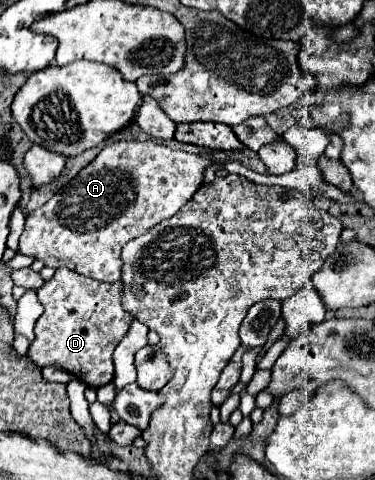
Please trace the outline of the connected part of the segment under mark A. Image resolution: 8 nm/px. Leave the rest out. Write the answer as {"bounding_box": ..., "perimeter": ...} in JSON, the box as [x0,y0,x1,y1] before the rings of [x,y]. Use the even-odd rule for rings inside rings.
{"bounding_box":[20,141,222,283],"perimeter":[[[154,141],[108,143],[98,157],[42,209],[36,209],[26,217],[20,253],[34,255],[48,267],[68,267],[92,279],[116,283],[122,277],[122,247],[130,239],[178,213],[204,183],[204,171],[214,163],[220,165],[222,161],[170,149]]]}

